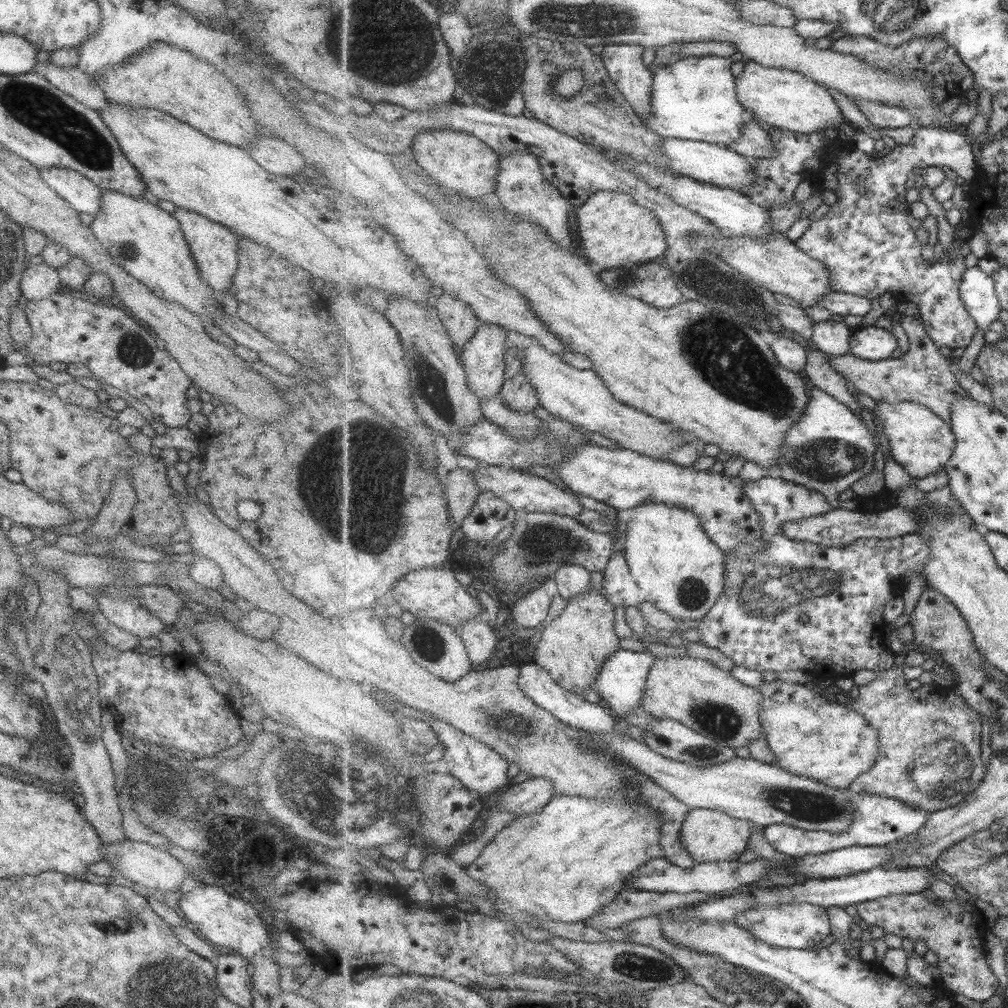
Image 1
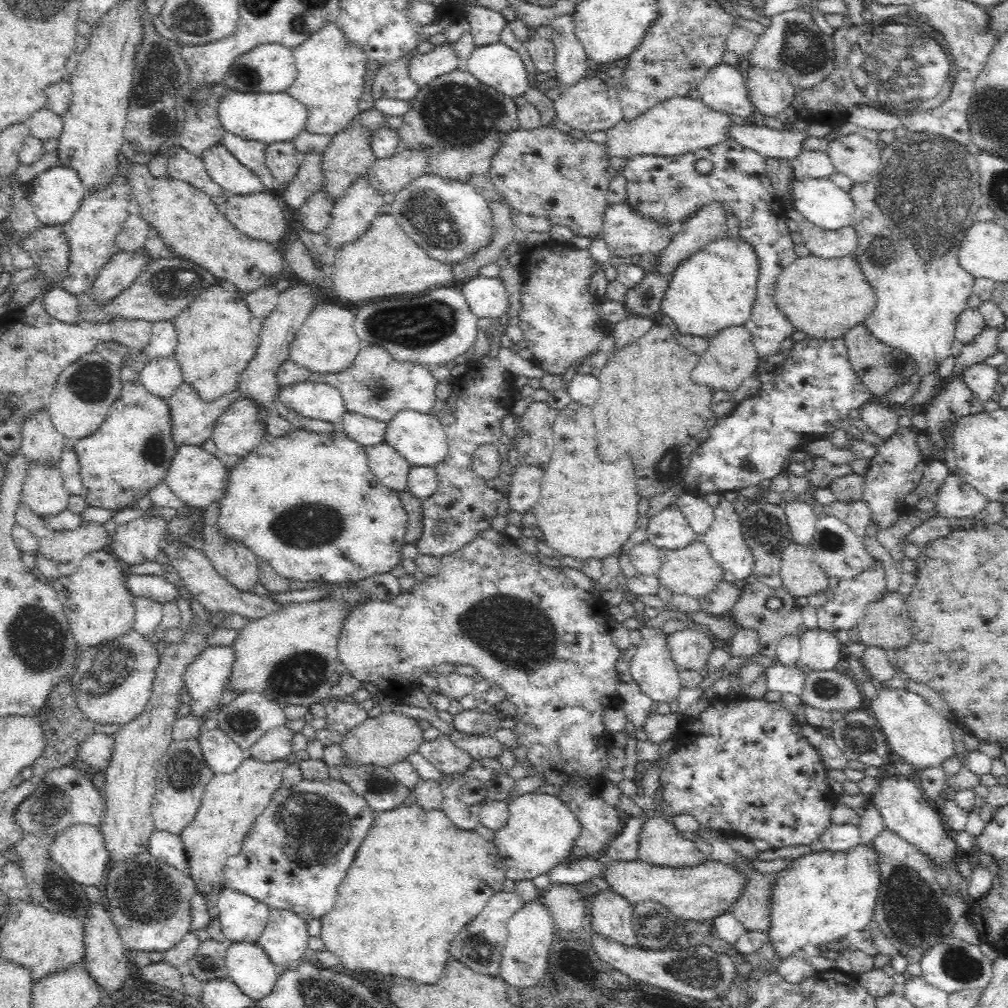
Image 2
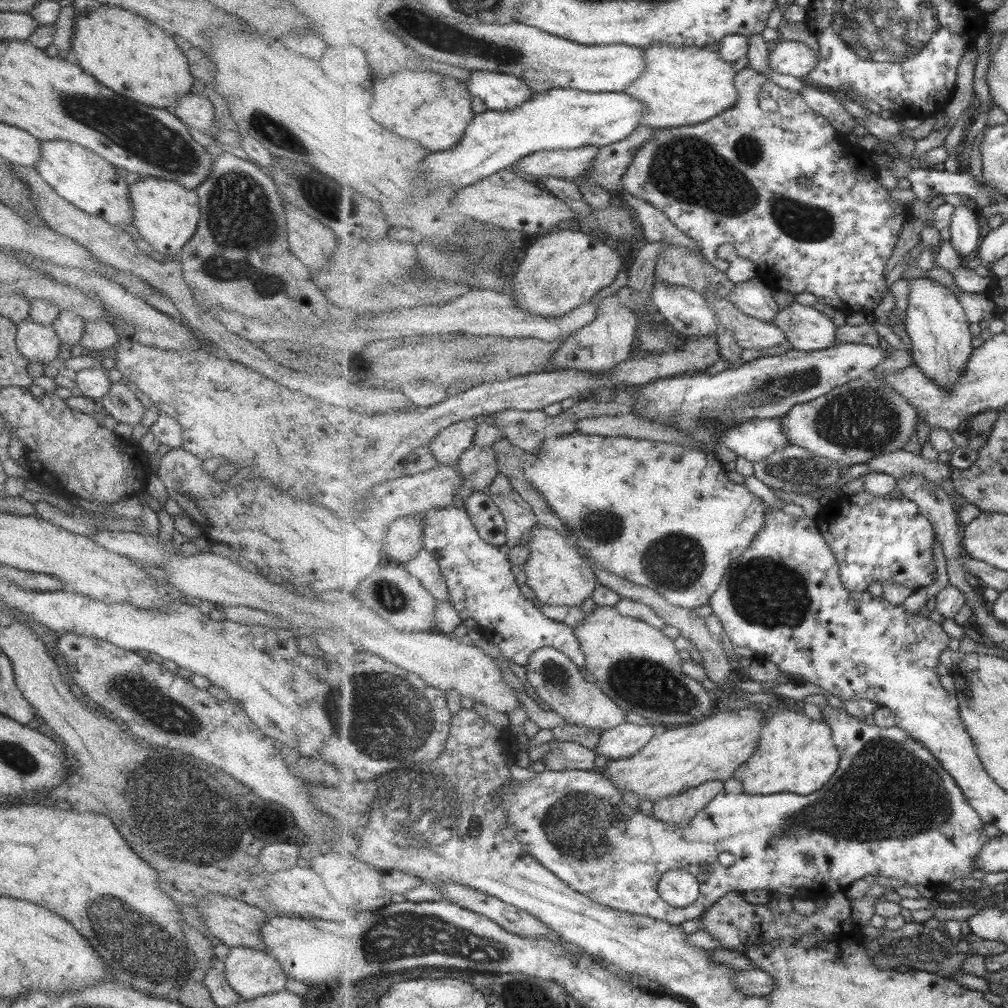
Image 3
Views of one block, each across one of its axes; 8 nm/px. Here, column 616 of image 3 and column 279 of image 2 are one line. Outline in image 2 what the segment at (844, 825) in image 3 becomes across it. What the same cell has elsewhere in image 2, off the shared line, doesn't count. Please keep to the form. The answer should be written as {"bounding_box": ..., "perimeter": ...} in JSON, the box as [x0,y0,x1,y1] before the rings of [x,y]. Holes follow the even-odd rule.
{"bounding_box":[223,778,375,919],"perimeter":[[[331,778],[327,780],[303,779],[300,780],[298,784],[290,786],[290,788],[282,788],[280,785],[272,793],[272,798],[268,806],[265,806],[262,814],[252,823],[248,834],[244,835],[240,852],[227,858],[223,872],[224,886],[231,887],[240,893],[248,894],[252,896],[252,898],[266,904],[270,909],[290,910],[299,914],[301,917],[321,919],[324,914],[333,908],[334,903],[336,903],[337,888],[342,883],[342,880],[344,880],[352,862],[354,862],[353,858],[355,857],[356,851],[359,849],[363,838],[373,825],[374,819],[375,812],[368,806],[368,803],[361,796],[354,794],[352,789],[342,781]]]}

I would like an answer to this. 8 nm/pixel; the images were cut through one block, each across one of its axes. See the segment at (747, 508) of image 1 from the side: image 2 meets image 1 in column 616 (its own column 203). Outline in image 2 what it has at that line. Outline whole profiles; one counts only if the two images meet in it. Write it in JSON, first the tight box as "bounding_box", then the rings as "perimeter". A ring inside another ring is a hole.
{"bounding_box":[164,443,227,510],"perimeter":[[[186,443],[178,448],[164,480],[185,506],[202,510],[208,503],[220,498],[227,470],[222,466],[218,455],[206,452],[201,446]]]}

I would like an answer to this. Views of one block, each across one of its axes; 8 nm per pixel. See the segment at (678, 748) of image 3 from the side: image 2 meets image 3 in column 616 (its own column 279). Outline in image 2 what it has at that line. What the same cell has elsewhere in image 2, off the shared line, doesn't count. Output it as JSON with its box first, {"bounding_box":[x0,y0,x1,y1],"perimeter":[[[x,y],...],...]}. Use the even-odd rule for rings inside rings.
{"bounding_box":[181,756,289,900],"perimeter":[[[247,756],[231,773],[216,773],[205,786],[201,805],[194,818],[181,830],[189,875],[197,894],[208,900],[224,888],[223,872],[227,858],[240,852],[244,835],[271,801],[272,793],[282,784],[282,771],[289,760],[256,762]]]}

